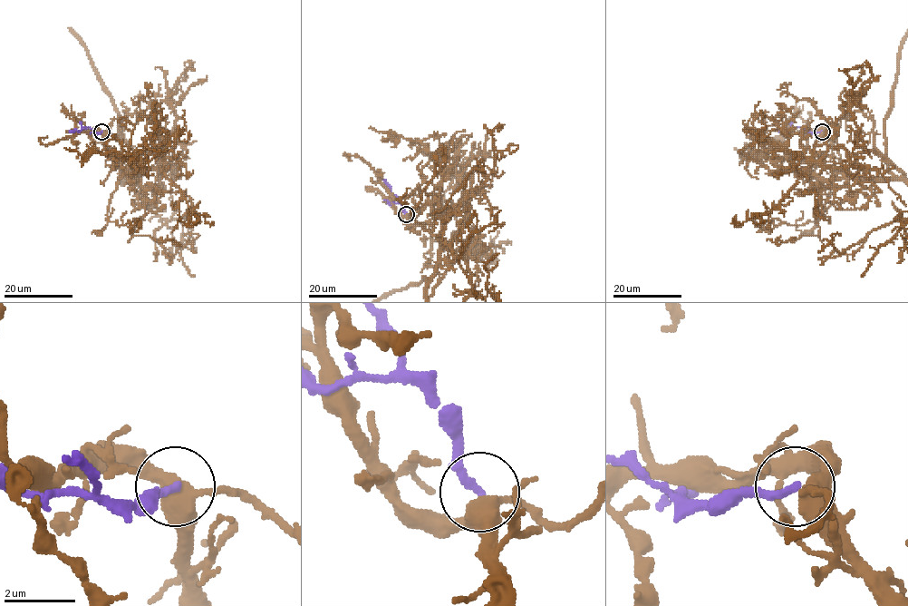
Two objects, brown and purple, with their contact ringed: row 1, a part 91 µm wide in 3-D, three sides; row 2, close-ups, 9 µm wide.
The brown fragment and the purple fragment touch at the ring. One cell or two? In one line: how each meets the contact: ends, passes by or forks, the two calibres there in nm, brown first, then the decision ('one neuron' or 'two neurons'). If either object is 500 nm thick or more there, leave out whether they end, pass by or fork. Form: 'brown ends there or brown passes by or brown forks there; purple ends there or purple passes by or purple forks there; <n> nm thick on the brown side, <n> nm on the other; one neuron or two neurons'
brown forks there; purple ends there; 440 nm thick on the brown side, 240 nm on the other; two neurons

